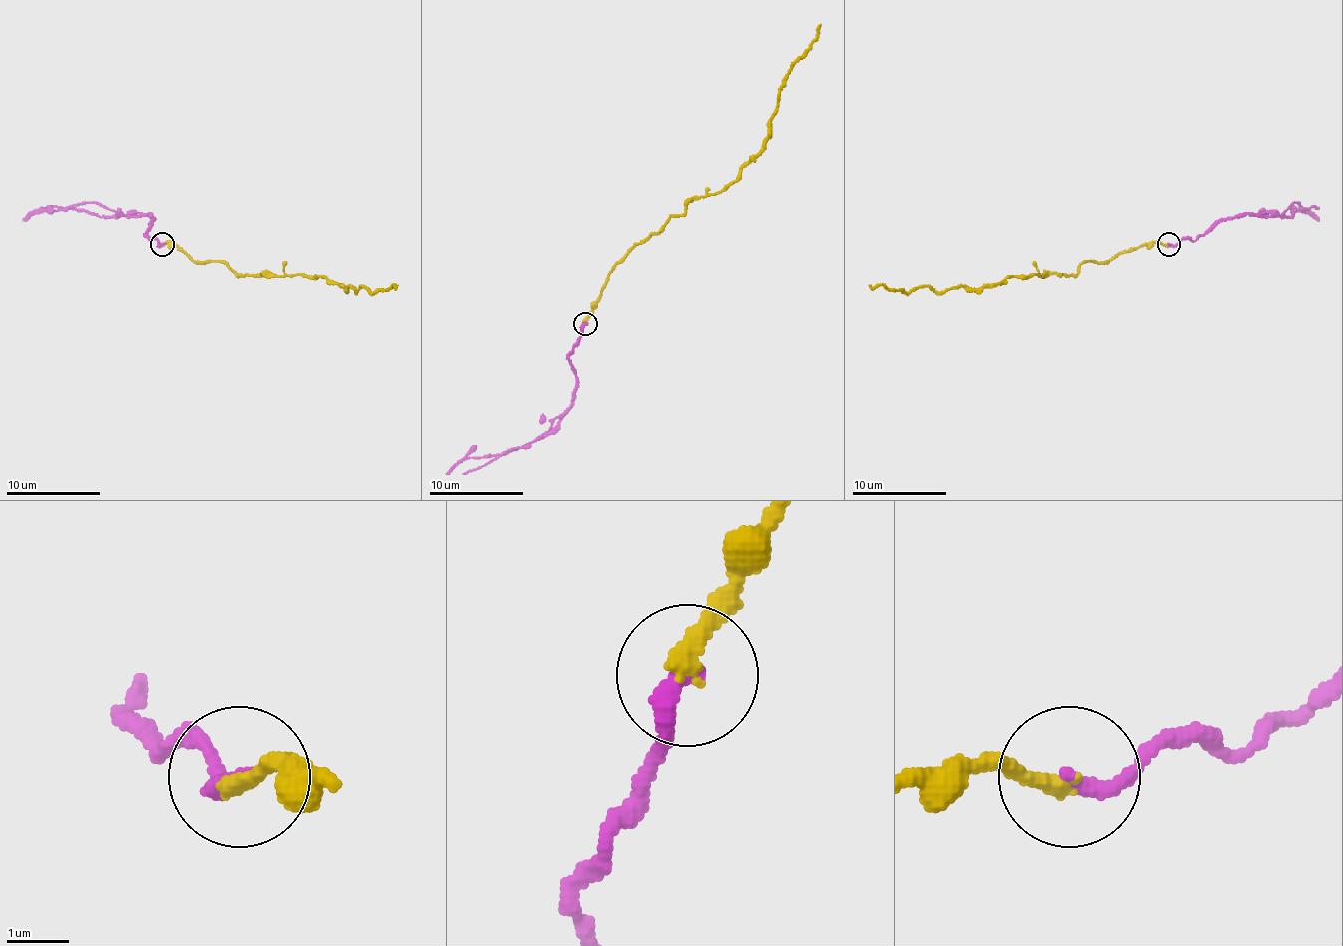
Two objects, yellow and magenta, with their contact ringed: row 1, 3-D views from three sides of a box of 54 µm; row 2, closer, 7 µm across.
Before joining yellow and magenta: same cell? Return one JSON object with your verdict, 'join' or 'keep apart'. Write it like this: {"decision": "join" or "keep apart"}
{"decision": "join"}

